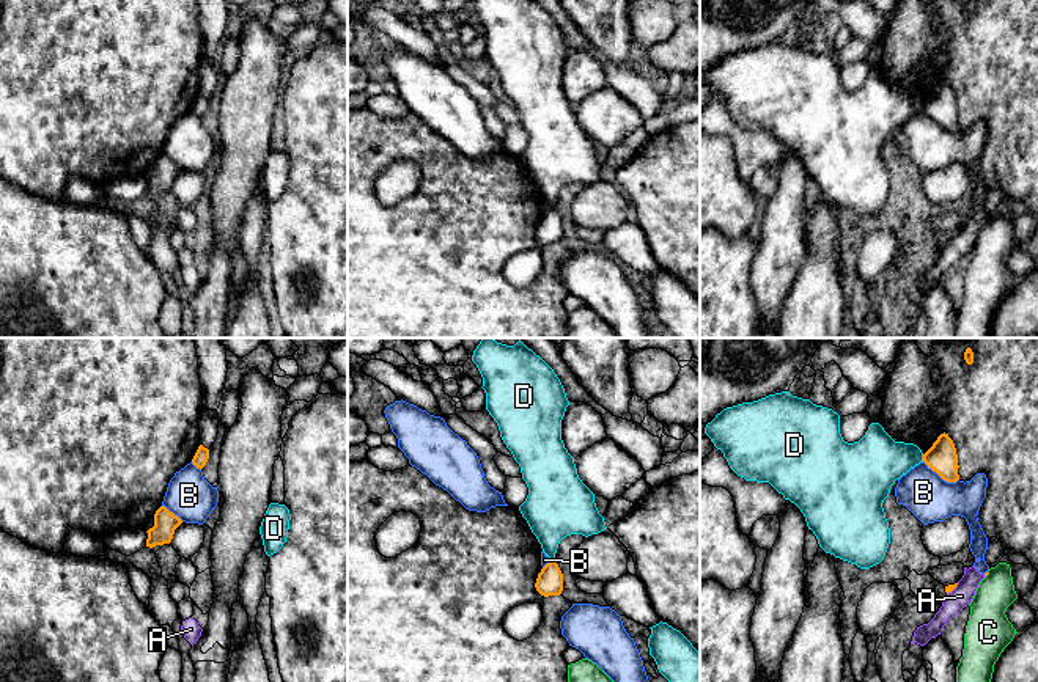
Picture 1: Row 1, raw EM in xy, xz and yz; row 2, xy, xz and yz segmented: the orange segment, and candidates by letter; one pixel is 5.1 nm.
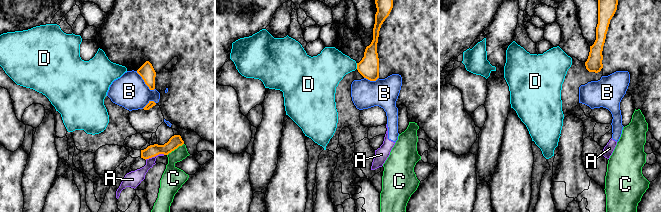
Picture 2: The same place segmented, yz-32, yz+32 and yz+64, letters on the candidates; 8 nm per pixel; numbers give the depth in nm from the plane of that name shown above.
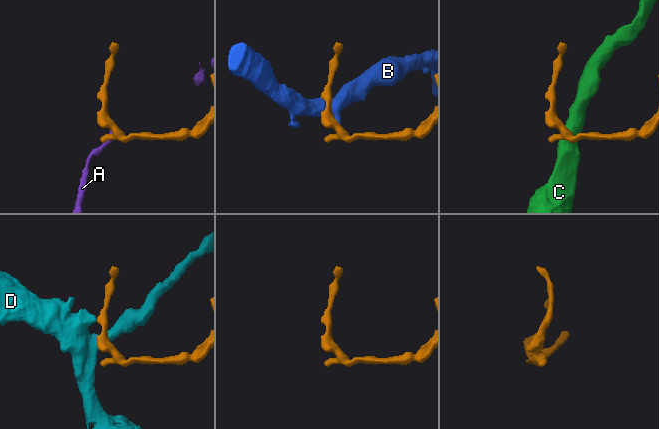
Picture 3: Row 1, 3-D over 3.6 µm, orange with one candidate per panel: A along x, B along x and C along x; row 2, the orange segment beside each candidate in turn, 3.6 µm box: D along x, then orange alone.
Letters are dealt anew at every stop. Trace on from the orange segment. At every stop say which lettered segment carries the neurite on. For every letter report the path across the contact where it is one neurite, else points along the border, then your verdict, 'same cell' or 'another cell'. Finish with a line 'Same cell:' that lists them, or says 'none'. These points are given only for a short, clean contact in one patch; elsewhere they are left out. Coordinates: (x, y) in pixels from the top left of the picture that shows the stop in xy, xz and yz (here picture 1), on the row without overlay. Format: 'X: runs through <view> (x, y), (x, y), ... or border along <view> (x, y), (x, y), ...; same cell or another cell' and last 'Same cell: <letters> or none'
A: border along yz (958, 231), (947, 242); another cell
B: border along yz (923, 109), (944, 128), (958, 128); another cell
C: border along yz (988, 220), (985, 225); another cell
D: border along yz (922, 102), (923, 109); another cell
Same cell: none

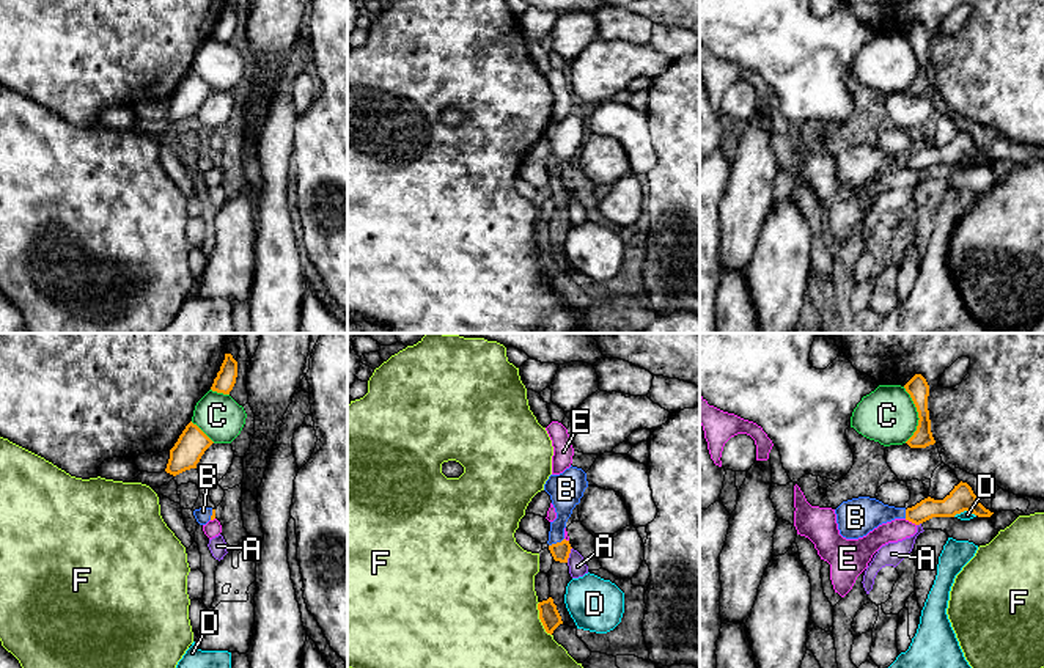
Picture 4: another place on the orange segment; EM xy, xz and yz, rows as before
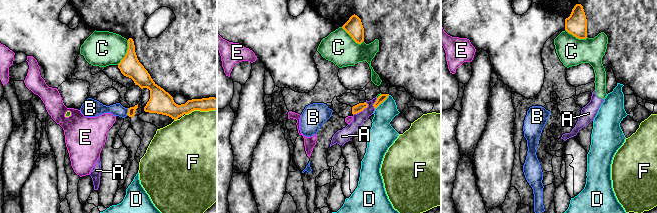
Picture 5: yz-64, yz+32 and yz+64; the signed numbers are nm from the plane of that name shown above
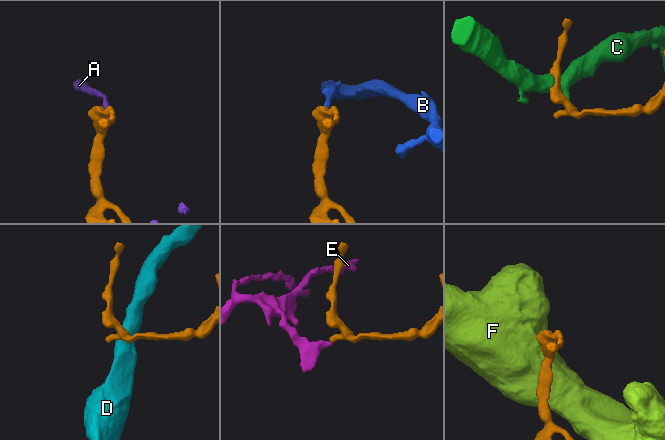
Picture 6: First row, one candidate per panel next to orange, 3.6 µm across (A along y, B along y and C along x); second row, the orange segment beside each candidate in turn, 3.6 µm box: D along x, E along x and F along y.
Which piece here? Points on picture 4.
A: border along xz (571, 195), (566, 209); another cell
B: runs through xz (560, 198), (557, 190), (565, 143); same cell
C: border along yz (903, 35), (919, 66), (917, 77), (906, 90); another cell
D: border along yz (975, 162), (961, 159), (953, 164); another cell
E: border along yz (904, 167), (915, 173); another cell
F: another cell
Same cell: B

